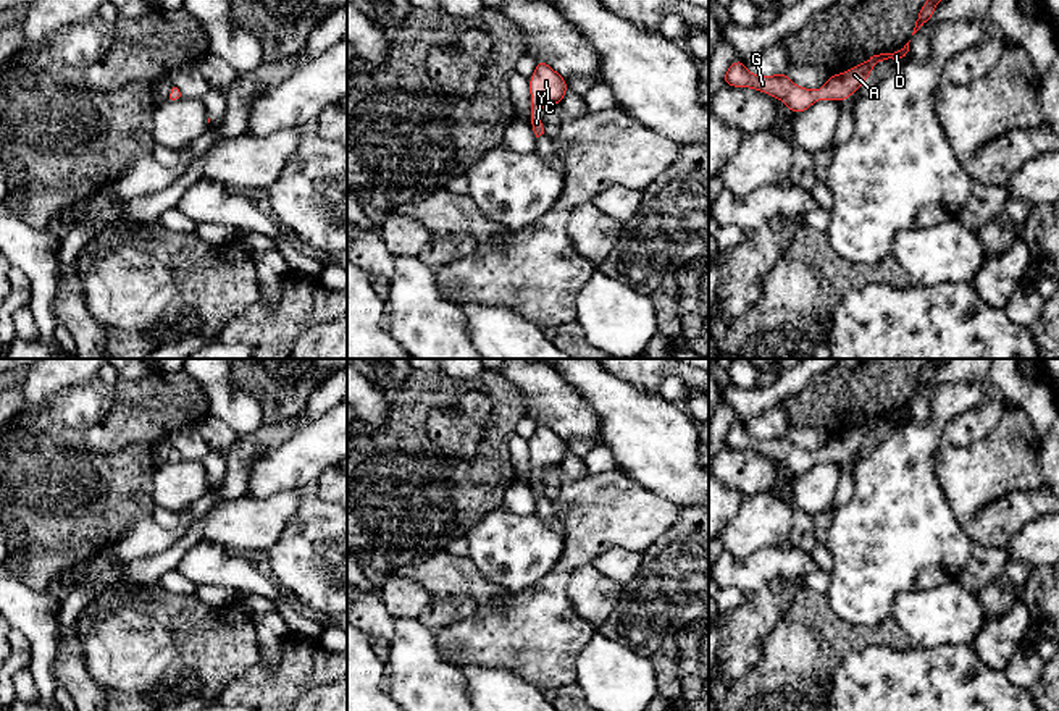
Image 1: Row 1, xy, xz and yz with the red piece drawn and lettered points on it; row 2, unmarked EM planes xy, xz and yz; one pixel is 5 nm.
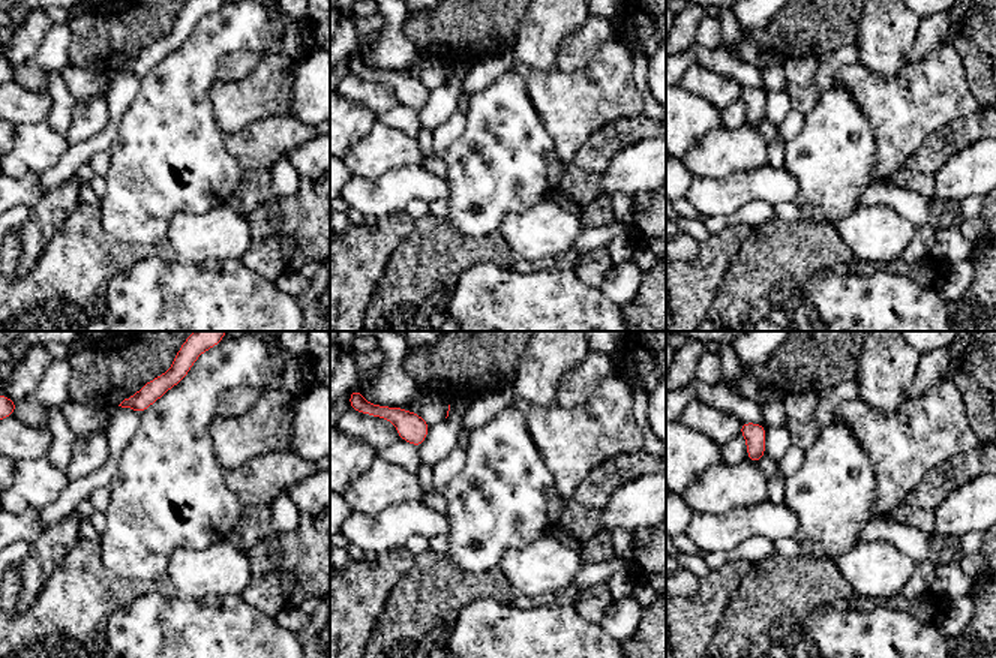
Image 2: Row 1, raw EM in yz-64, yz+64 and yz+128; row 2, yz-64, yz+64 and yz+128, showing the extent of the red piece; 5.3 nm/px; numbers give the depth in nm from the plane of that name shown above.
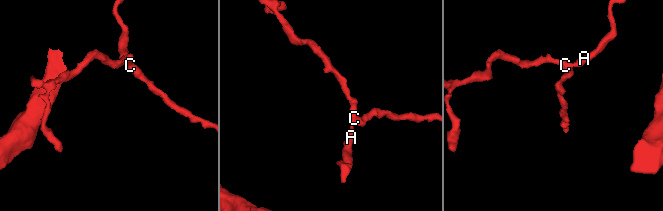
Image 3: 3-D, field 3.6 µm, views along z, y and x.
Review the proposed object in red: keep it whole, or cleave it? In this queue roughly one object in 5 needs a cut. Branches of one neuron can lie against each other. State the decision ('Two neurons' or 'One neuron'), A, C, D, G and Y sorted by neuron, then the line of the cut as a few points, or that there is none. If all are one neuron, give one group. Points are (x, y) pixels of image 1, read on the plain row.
One neuron. Groups: A C D G Y. No split

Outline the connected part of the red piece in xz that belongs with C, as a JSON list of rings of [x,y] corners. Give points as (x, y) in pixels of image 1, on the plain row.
[[[542,422],[536,423],[536,431],[528,444],[533,467],[528,483],[531,485],[536,499],[539,499],[544,496],[541,470],[544,467],[560,467],[568,444]]]

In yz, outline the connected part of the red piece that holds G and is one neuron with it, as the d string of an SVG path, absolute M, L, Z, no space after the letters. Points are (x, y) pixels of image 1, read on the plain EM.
M909 404L894 415L880 415L867 420L864 425L846 431L841 436L830 436L825 448L818 452L794 446L786 435L773 438L752 436L743 422L735 422L723 438L723 446L731 449L749 449L780 461L794 477L806 473L817 462L848 462L869 440L873 428L883 422L899 422L909 414Z

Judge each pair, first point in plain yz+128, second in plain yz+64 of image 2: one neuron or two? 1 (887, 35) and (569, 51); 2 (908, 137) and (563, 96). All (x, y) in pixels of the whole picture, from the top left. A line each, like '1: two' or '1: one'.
1: two
2: one

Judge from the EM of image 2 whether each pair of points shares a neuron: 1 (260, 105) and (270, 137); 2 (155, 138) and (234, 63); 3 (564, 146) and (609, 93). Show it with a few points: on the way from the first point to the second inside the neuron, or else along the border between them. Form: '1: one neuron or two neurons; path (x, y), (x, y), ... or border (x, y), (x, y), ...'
1: two neurons; border (287, 114), (270, 114), (257, 119), (233, 134)
2: two neurons; border (239, 51), (231, 51), (221, 60), (215, 78)
3: one neuron; path (570, 132), (596, 107)

